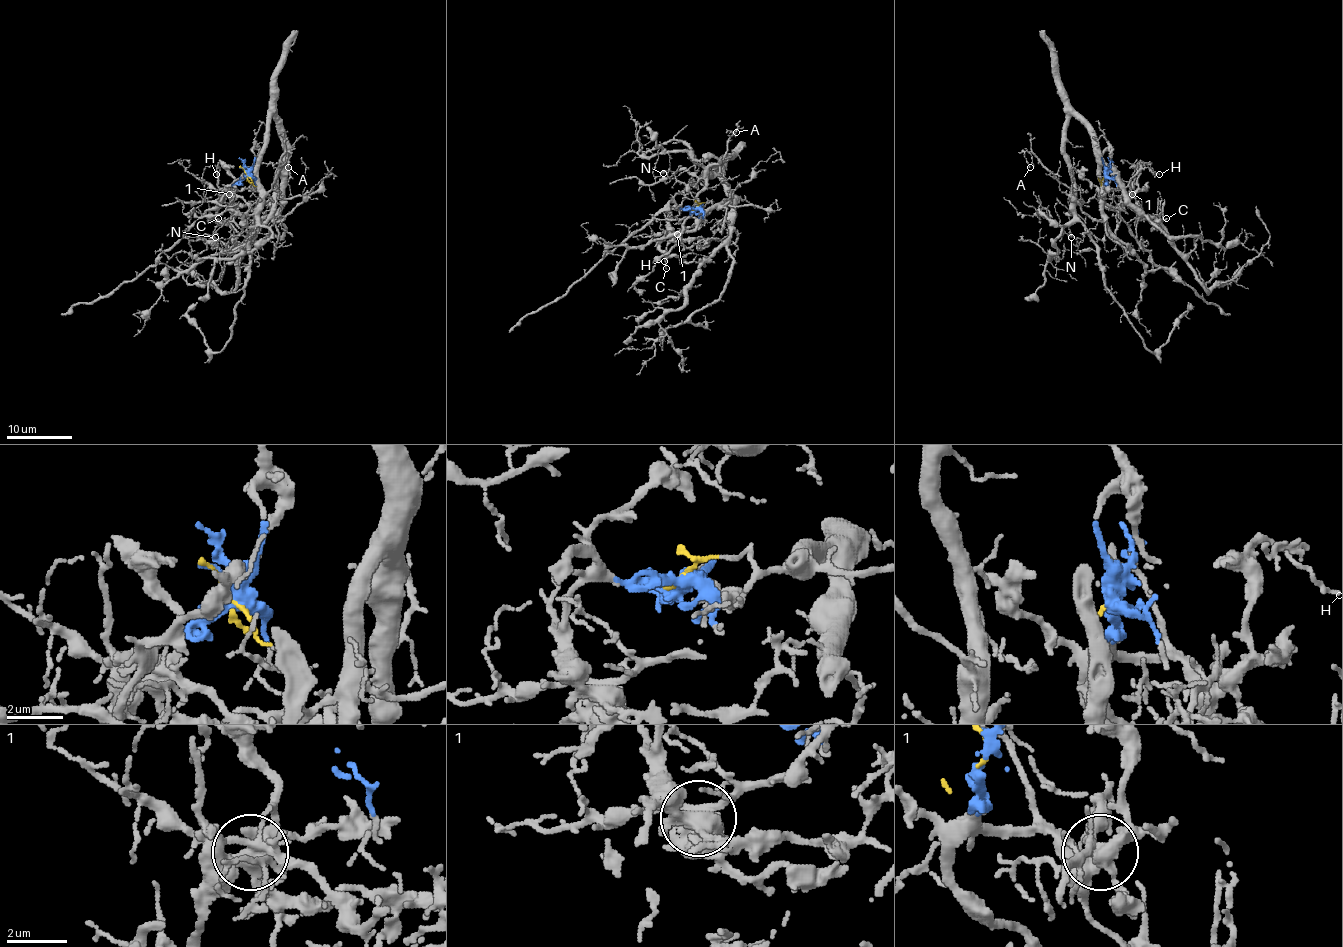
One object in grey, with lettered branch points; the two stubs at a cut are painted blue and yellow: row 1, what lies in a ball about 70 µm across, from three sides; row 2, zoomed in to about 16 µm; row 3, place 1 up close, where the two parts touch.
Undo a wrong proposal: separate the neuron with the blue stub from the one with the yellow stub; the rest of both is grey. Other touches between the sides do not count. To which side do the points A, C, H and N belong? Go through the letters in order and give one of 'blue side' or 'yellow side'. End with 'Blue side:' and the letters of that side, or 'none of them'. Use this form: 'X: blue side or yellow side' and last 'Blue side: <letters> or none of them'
A: yellow side
C: blue side
H: blue side
N: yellow side
Blue side: C, H

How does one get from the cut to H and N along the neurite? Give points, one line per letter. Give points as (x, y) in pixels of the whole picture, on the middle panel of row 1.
H: (693, 209), (675, 208), (668, 213), (668, 224), (682, 239), (670, 242), (664, 261)
N: (693, 209), (700, 203), (726, 203), (731, 190), (711, 167), (700, 178), (680, 170), (664, 173)

